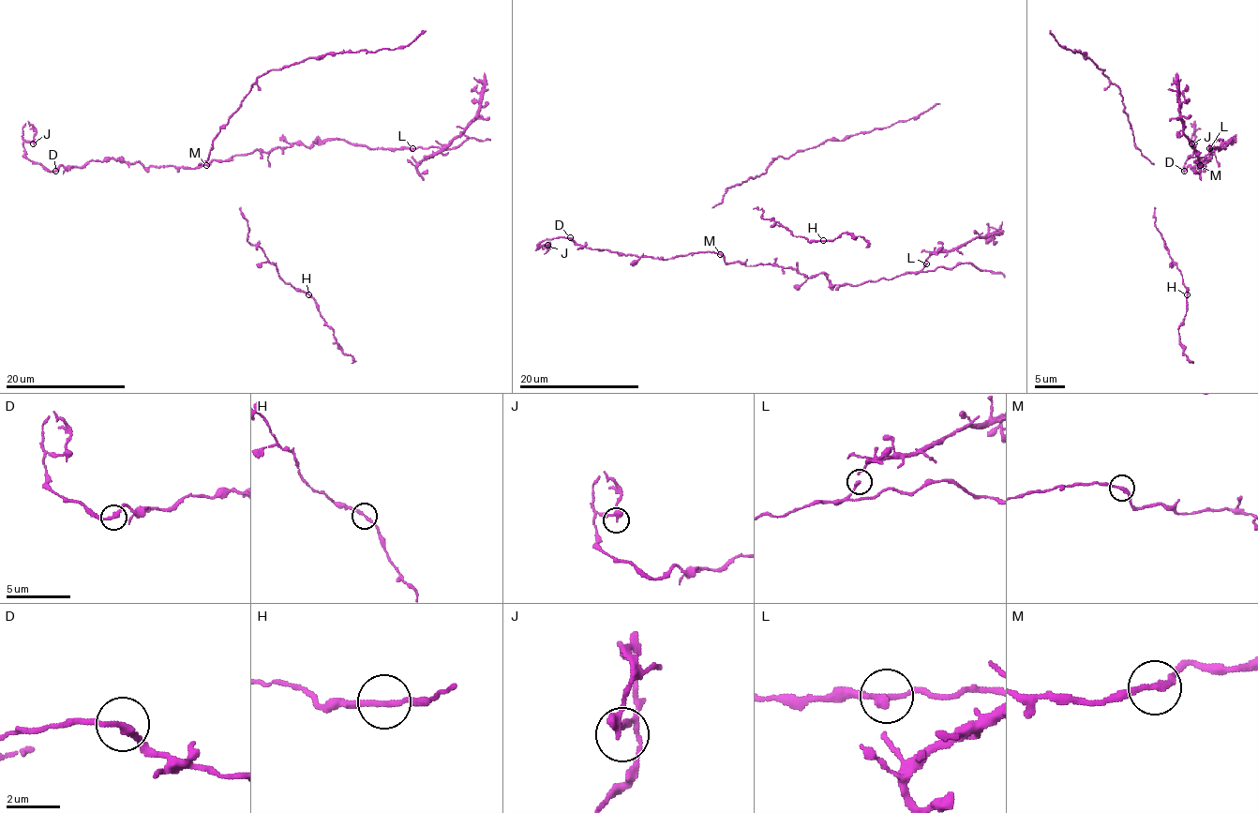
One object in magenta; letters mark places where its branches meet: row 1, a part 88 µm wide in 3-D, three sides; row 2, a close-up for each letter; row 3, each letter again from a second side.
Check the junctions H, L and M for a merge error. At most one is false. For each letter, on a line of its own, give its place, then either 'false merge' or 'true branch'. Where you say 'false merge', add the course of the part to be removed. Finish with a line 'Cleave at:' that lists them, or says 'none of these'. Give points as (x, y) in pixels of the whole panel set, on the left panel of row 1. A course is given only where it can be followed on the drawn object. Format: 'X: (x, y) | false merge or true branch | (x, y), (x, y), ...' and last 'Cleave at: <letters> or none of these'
H: (308, 294) | true branch
L: (412, 148) | true branch
M: (206, 165) | false merge | (205, 165), (144, 168), (138, 161), (104, 158), (47, 171), (24, 154), (22, 127), (27, 121), (29, 126)
Cleave at: M

